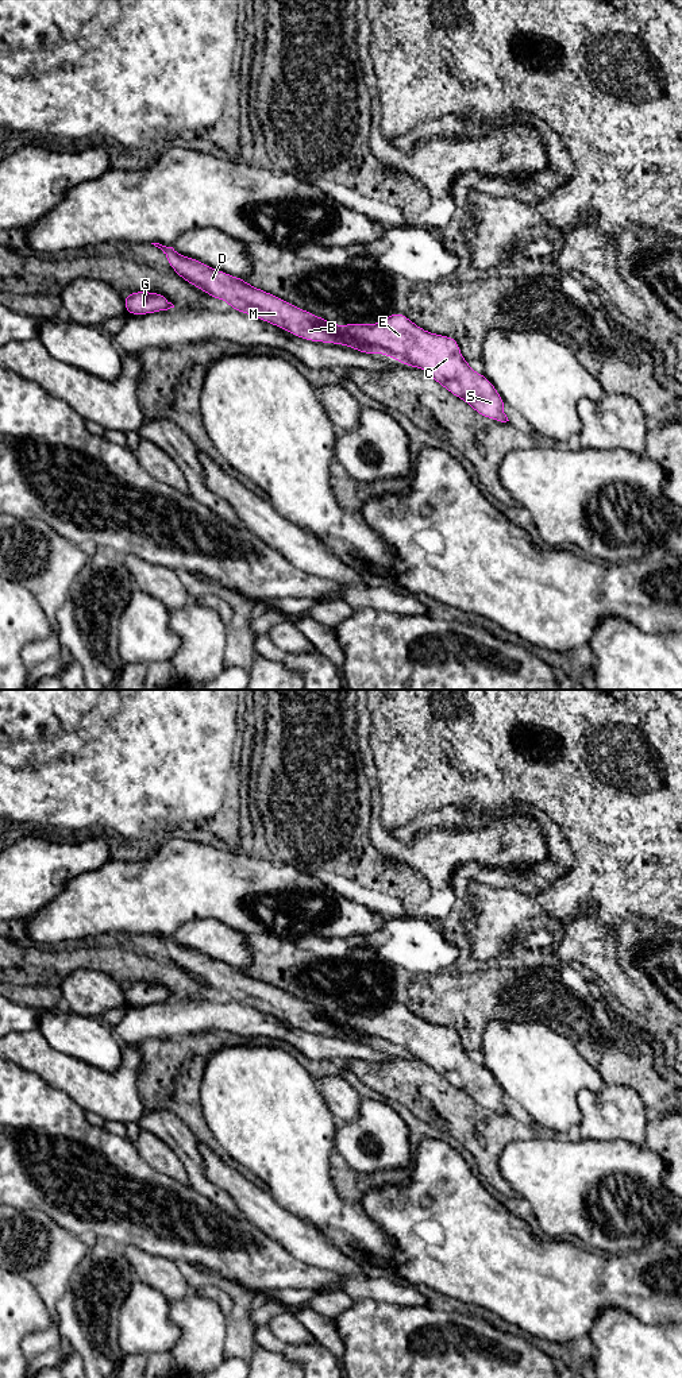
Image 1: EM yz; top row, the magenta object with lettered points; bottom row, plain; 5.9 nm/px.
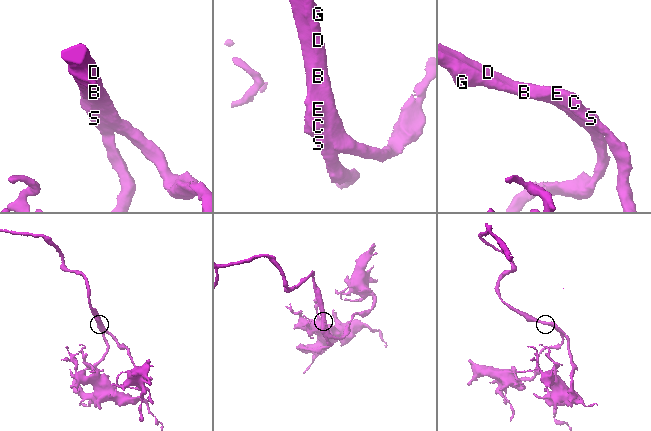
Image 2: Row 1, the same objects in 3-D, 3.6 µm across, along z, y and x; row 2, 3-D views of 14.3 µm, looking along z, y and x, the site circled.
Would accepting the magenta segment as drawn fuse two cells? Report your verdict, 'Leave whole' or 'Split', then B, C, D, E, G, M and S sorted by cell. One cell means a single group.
Leave whole. Groups: B C D E G M S

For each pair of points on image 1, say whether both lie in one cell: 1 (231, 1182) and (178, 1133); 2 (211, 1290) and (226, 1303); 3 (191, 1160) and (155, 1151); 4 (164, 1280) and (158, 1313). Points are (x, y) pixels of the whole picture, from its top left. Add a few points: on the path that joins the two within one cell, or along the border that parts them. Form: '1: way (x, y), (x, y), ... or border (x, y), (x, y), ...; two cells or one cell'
1: border (196, 1142), (203, 1162), (203, 1173), (211, 1181); two cells
2: way (215, 1293), (222, 1299); one cell
3: border (154, 1135), (176, 1154), (185, 1169), (189, 1185); two cells
4: border (135, 1277), (157, 1289), (170, 1304); two cells

